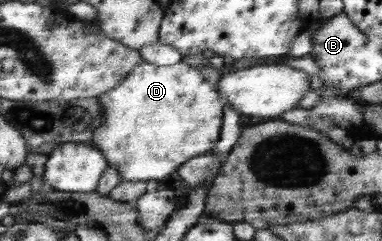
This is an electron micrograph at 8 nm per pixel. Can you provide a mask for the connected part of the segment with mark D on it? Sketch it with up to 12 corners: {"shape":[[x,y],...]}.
{"shape":[[142,58],[92,146],[152,185],[219,141],[219,92]]}

